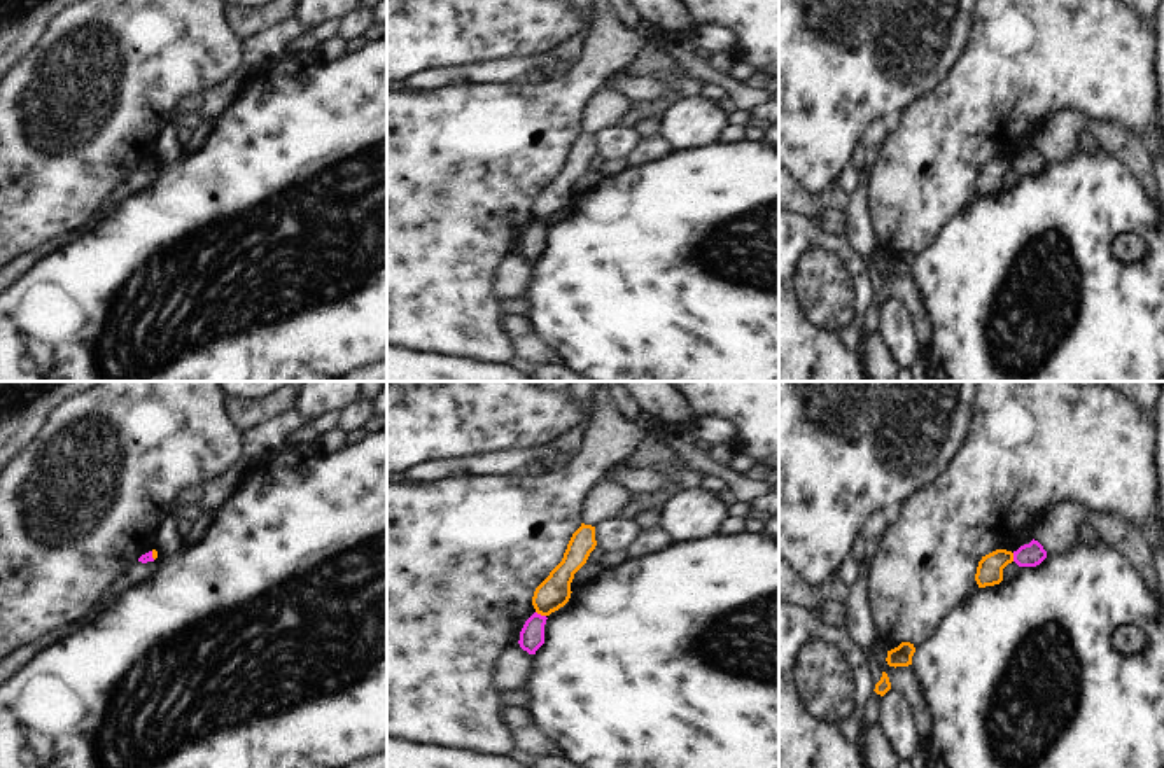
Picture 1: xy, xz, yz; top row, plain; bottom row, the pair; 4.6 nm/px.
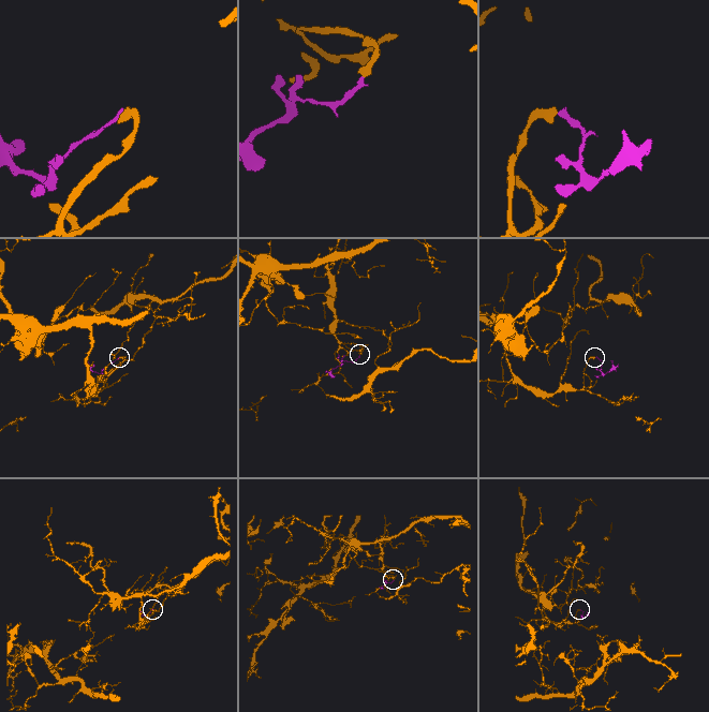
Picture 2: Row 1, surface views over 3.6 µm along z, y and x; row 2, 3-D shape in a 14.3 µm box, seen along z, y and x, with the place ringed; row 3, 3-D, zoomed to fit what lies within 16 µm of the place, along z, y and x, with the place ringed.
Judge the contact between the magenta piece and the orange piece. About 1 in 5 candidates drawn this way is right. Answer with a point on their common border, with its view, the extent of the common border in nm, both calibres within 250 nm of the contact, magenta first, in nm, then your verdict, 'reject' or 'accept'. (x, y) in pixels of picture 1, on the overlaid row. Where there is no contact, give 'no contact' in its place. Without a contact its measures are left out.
contact xz (539, 614); length 50 nm; calibres 110 and 150 nm; reject

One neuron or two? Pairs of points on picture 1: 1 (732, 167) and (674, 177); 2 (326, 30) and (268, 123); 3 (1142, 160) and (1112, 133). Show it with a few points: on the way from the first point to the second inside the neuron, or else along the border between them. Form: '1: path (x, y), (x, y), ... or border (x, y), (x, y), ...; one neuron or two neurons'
1: path (718, 177), (688, 177); one neuron
2: border (286, 55), (314, 56); two neurons
3: path (1135, 153), (1119, 139); one neuron

